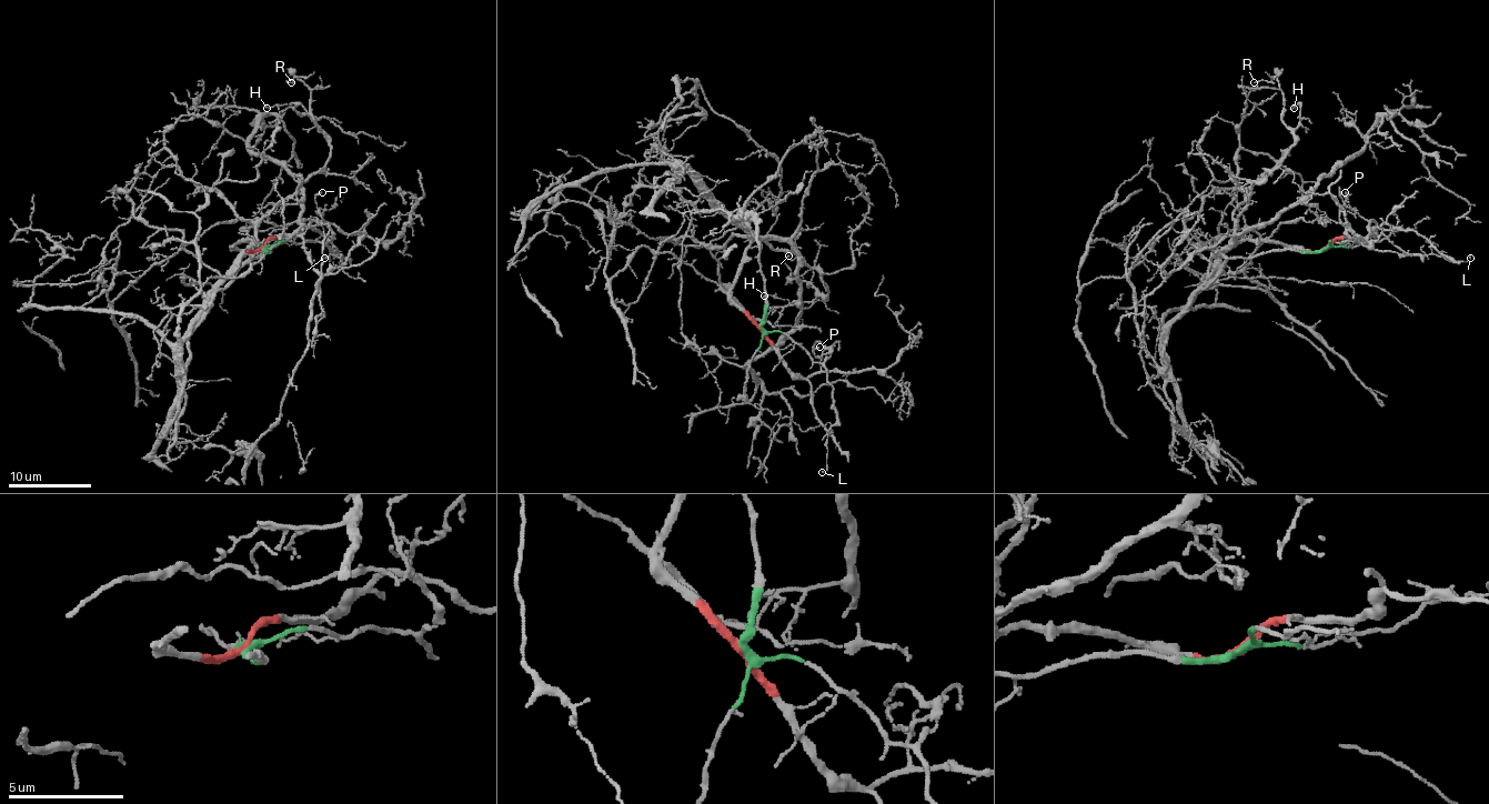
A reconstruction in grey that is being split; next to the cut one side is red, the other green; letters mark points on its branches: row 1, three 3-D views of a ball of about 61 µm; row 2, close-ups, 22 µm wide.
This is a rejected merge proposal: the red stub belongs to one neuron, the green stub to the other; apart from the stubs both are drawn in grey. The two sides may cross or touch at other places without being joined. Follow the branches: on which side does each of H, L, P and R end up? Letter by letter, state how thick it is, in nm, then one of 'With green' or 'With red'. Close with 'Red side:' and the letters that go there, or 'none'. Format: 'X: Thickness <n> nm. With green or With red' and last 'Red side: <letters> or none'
H: Thickness 120 nm. With red
L: Thickness 110 nm. With green
P: Thickness 160 nm. With green
R: Thickness 110 nm. With red
Red side: H, R

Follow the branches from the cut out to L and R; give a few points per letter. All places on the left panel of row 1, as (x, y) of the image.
L: (263, 249), (291, 240), (313, 240), (339, 253), (331, 254), (329, 261), (324, 257)
R: (263, 249), (234, 247), (255, 238), (255, 225), (322, 169), (331, 144), (305, 83), (291, 82)

